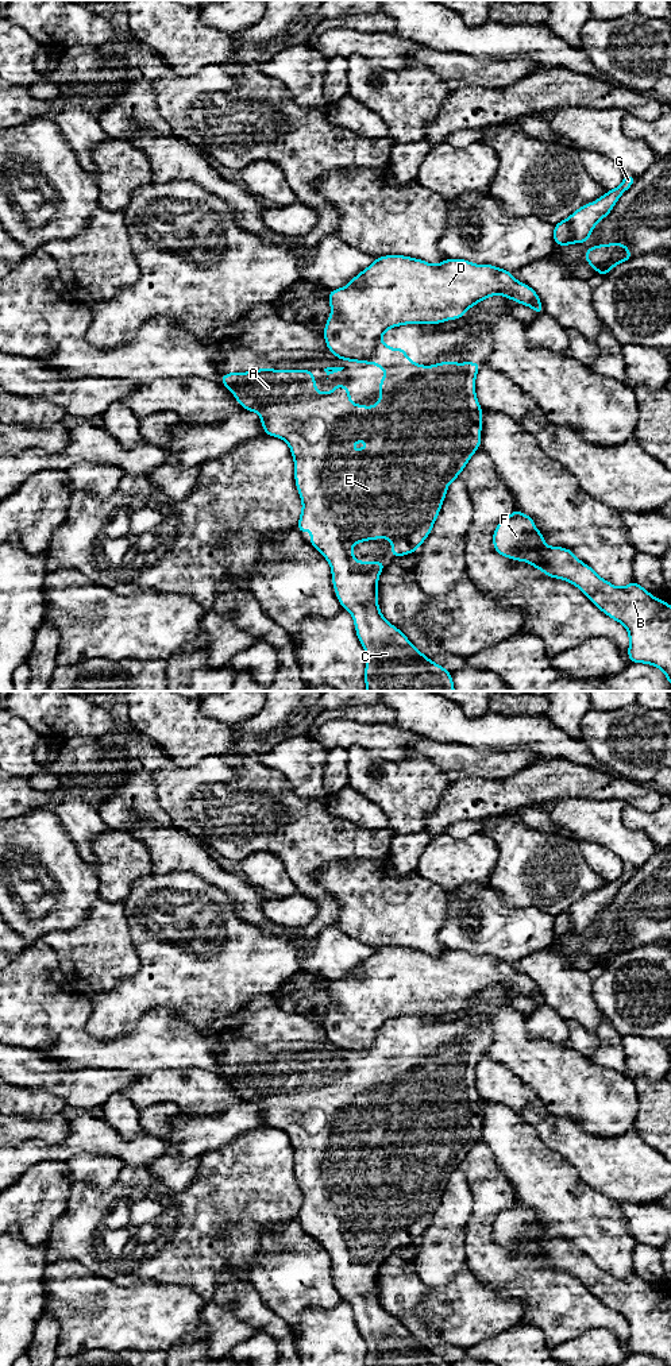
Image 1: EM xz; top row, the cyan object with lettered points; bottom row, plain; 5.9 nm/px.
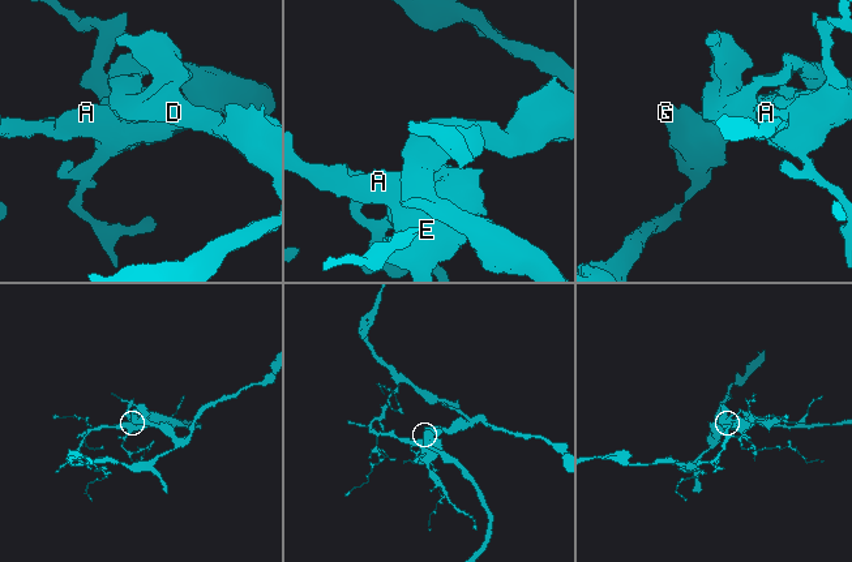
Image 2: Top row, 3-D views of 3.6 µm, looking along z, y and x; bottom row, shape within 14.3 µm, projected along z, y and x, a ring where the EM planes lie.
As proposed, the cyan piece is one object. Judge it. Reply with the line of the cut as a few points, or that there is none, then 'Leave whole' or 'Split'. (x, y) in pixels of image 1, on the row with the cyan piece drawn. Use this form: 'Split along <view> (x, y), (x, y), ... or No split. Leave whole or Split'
Split along xz (378, 340), (374, 351), (367, 358), (357, 361). Split

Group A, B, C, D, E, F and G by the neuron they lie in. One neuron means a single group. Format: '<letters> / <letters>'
A C E / B D F G

